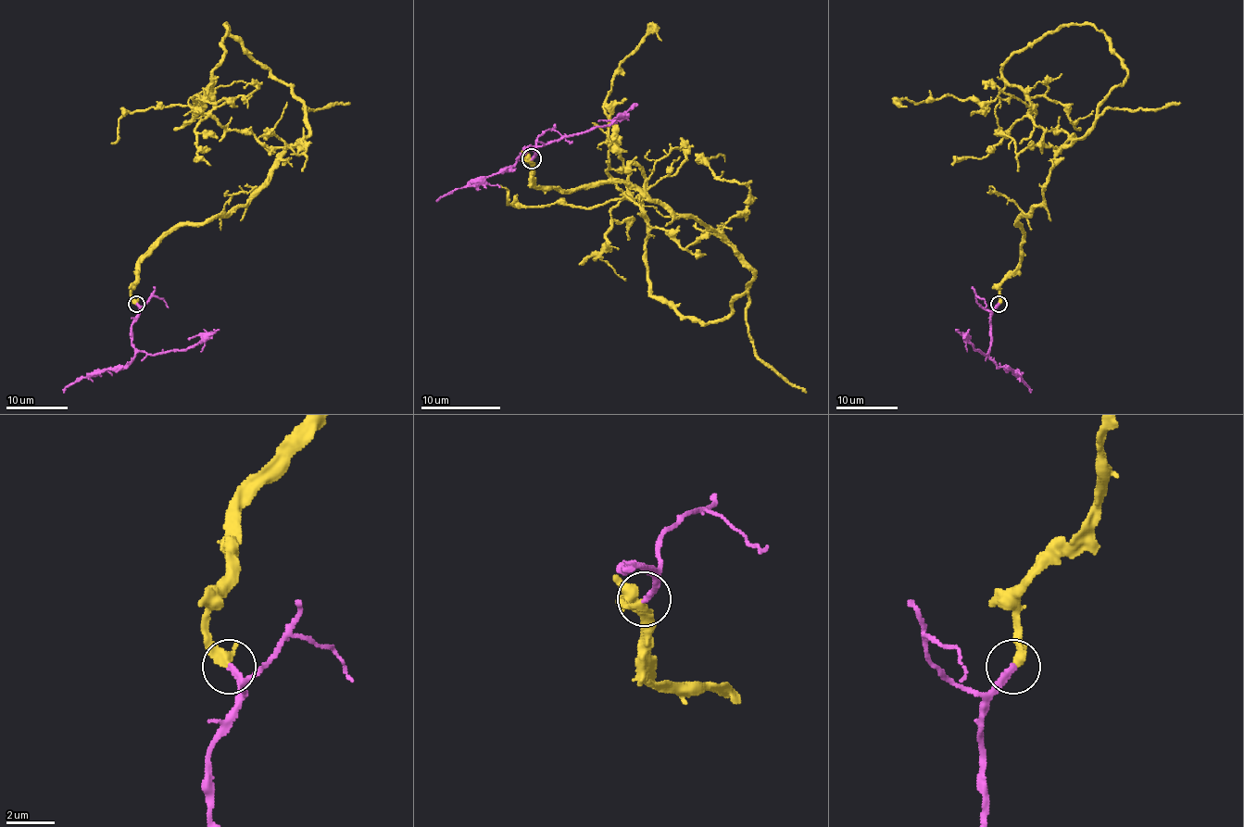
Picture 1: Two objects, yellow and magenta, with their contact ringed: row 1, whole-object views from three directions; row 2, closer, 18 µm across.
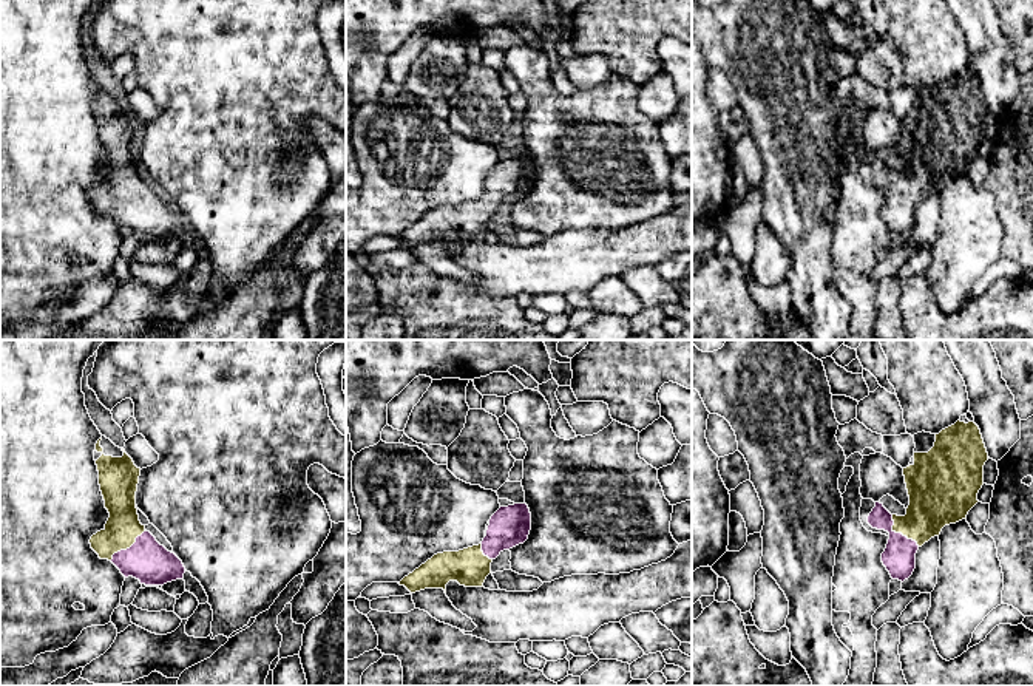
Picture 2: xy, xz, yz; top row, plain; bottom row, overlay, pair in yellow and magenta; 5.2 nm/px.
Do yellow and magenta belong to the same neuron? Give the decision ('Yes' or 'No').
Yes

